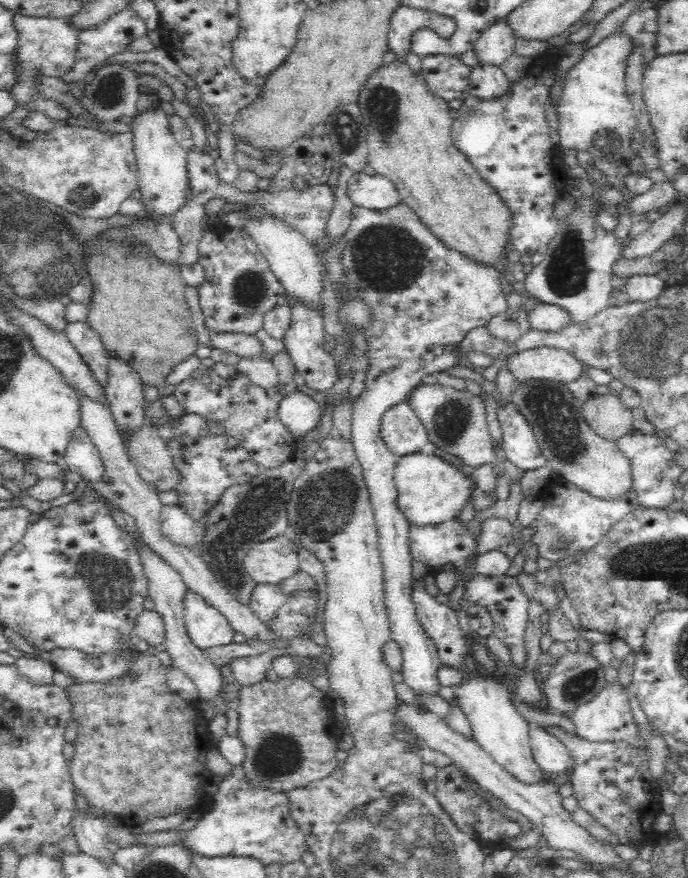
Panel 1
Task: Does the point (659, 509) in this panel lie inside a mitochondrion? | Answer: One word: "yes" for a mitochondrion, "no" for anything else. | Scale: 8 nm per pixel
no

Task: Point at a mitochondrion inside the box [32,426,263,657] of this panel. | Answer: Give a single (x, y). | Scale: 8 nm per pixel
(111, 584)

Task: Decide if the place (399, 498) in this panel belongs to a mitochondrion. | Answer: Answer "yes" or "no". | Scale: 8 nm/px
no

